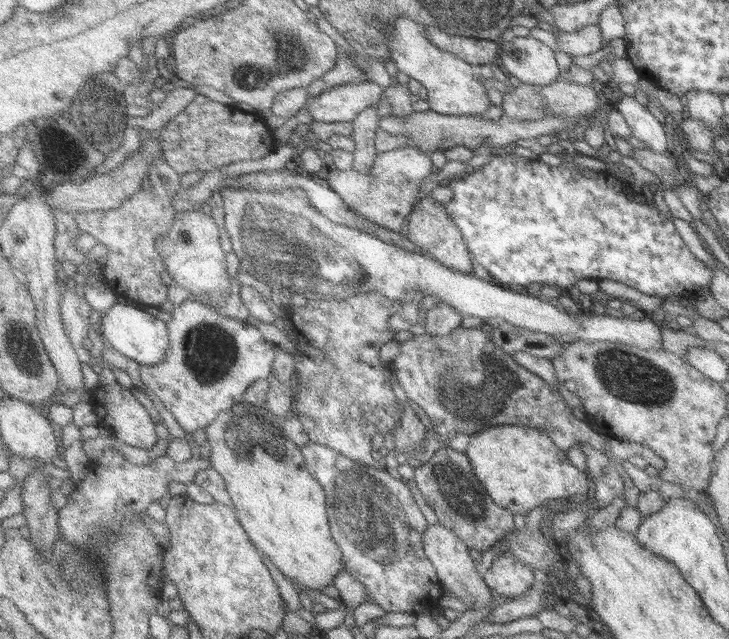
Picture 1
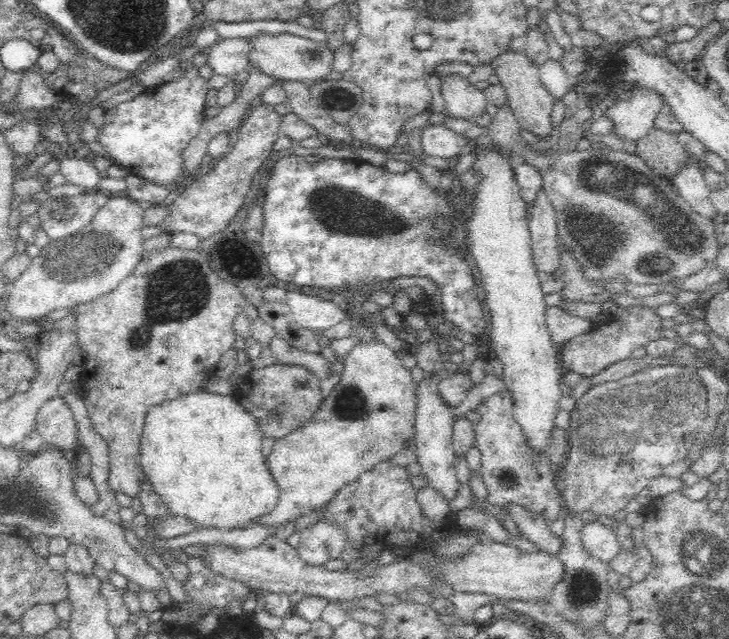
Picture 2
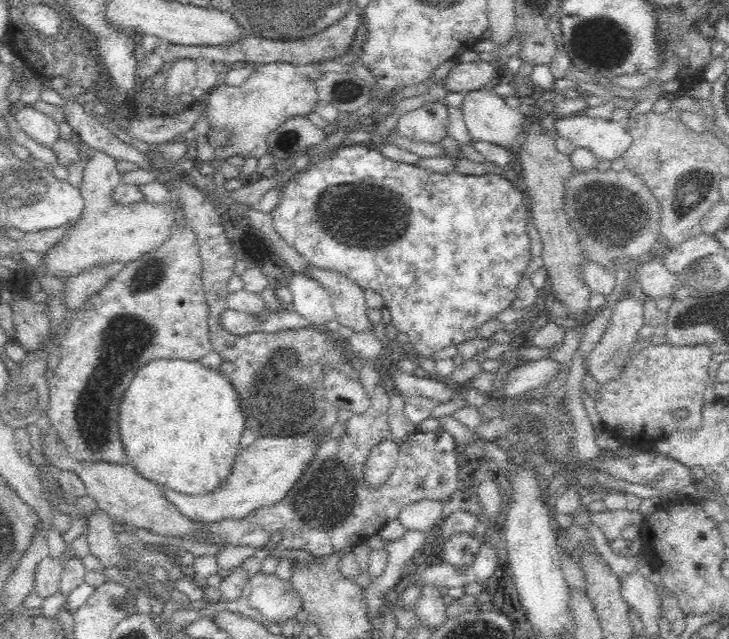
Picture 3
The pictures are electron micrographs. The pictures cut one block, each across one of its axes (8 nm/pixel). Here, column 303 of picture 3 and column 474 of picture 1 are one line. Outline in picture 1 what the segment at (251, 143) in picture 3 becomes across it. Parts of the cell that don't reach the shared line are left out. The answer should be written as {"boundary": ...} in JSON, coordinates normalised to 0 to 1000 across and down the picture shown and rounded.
{"boundary":[[[547,28],[542,47],[536,50],[534,66],[536,97],[545,110],[556,113],[564,125],[572,125],[588,144],[588,169],[591,175],[610,178],[610,182],[665,182],[671,178],[674,144],[665,138],[665,116],[649,103],[646,97],[630,91],[621,81],[602,75],[586,50],[586,41],[564,31]]]}

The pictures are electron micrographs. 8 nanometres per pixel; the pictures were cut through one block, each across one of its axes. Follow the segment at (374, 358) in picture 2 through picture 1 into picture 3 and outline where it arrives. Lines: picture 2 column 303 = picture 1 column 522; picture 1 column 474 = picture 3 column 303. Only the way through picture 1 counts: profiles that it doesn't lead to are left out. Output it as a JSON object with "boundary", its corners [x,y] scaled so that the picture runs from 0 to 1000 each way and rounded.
{"boundary":[[[425,676],[420,682],[406,685],[381,685],[381,682],[365,682],[348,689],[340,701],[332,701],[318,717],[318,732],[313,736],[313,745],[296,757],[294,767],[277,770],[277,773],[255,773],[241,770],[230,761],[219,761],[225,779],[244,795],[244,801],[263,814],[263,817],[288,817],[302,811],[329,811],[346,801],[346,795],[354,795],[357,789],[373,789],[384,782],[395,764],[406,754],[412,745],[420,720],[428,714],[436,692],[428,689]]]}

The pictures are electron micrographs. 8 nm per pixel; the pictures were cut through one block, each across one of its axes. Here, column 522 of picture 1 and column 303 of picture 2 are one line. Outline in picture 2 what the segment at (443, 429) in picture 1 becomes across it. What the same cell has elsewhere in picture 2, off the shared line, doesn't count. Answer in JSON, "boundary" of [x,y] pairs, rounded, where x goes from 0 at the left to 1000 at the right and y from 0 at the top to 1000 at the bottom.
{"boundary":[[[376,567],[368,576],[354,576],[351,585],[340,585],[335,598],[329,601],[329,610],[321,617],[329,632],[351,651],[357,660],[357,673],[362,676],[362,685],[390,685],[392,679],[414,670],[422,664],[439,635],[444,632],[444,620],[439,610],[442,595],[433,592],[433,585],[414,570],[387,570]]]}

